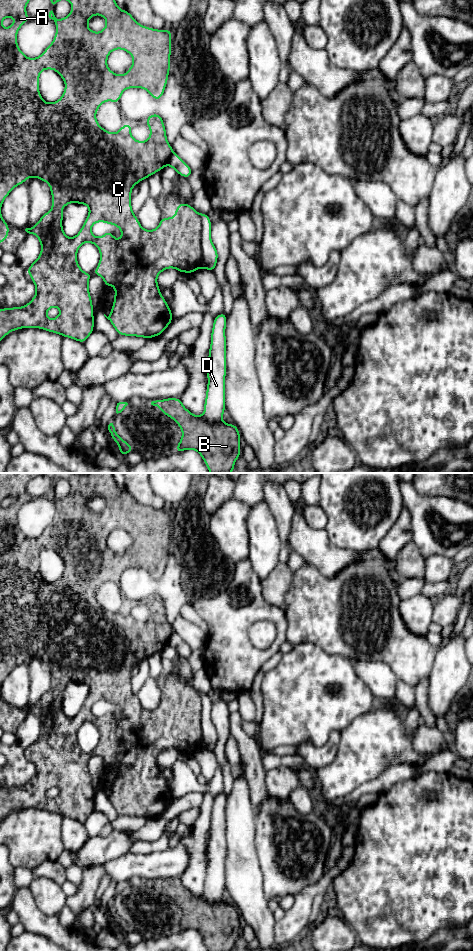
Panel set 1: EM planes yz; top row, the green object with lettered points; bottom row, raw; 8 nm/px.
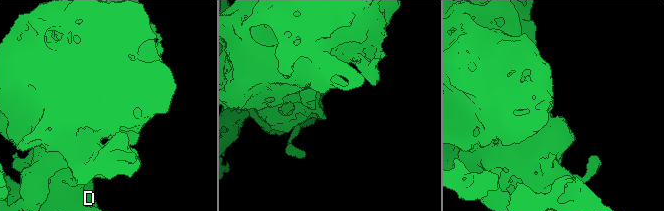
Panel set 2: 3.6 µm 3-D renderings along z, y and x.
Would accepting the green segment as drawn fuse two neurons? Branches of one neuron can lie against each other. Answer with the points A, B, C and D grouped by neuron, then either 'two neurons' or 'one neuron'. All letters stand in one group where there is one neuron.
A B C / D | two neurons

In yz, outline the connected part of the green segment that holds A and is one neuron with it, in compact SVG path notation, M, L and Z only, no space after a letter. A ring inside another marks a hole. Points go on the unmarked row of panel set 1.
M0 473L0 723L6 721L10 710L2 698L1 686L15 667L26 662L29 657L34 657L50 666L52 676L51 690L44 693L33 707L25 709L27 713L34 714L41 725L39 737L27 748L36 768L35 775L22 787L0 788L0 822L11 811L39 808L84 824L94 811L94 788L88 765L94 754L103 758L106 767L115 767L111 793L108 797L105 794L104 796L118 815L143 817L146 820L157 817L173 800L170 786L160 773L157 756L168 748L191 754L204 748L201 731L202 701L195 688L188 683L178 683L175 696L161 698L154 710L143 709L132 691L132 668L143 659L160 652L168 645L173 634L162 597L155 593L146 598L145 603L150 608L147 621L137 621L131 616L132 604L123 603L118 612L112 613L102 608L96 600L96 592L101 584L106 581L118 584L122 573L128 568L143 568L153 579L160 581L170 552L171 521L172 513L169 508L158 510L141 505L128 490L123 491L118 487L112 473ZM37 476L46 476L51 480L52 485L46 498L55 502L56 513L52 523L39 537L28 538L17 524L17 513L30 499L26 493L27 483ZM62 479L71 483L72 490L65 498L56 499L54 488ZM94 495L106 499L106 506L101 512L88 508L88 501ZM6 497L13 497L15 501L10 507L3 508L1 502ZM116 529L128 532L133 538L133 544L124 555L112 552L107 545L109 534ZM46 549L56 551L65 563L62 577L53 583L45 582L39 572L39 556ZM69 683L85 684L89 687L89 694L83 706L73 718L63 712L62 706L64 689L61 687L66 687ZM96 702L114 704L121 710L121 718L116 720L109 710L96 718L91 711ZM83 723L93 723L100 732L99 744L91 754L84 752L77 742L77 732ZM52 787L58 787L60 794L49 799L46 793Z

